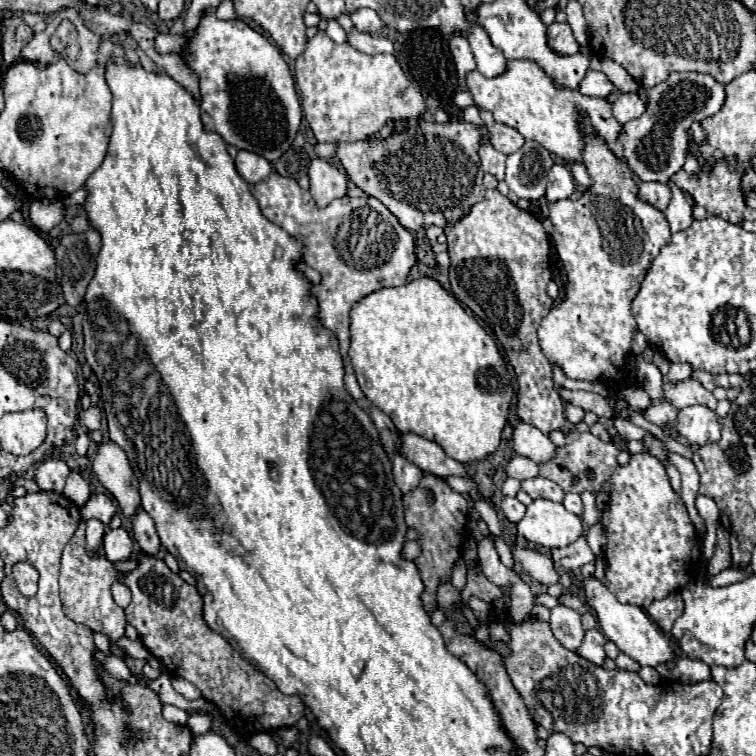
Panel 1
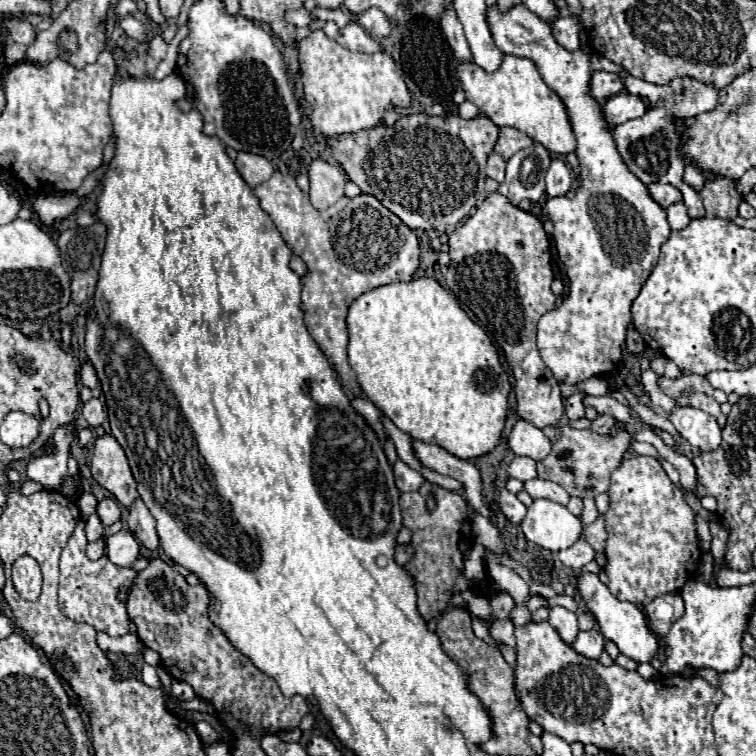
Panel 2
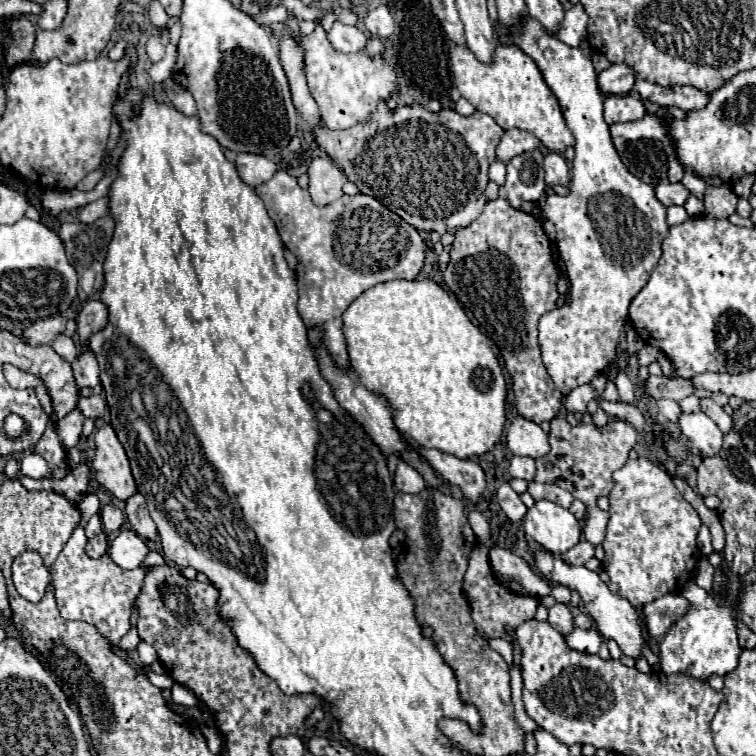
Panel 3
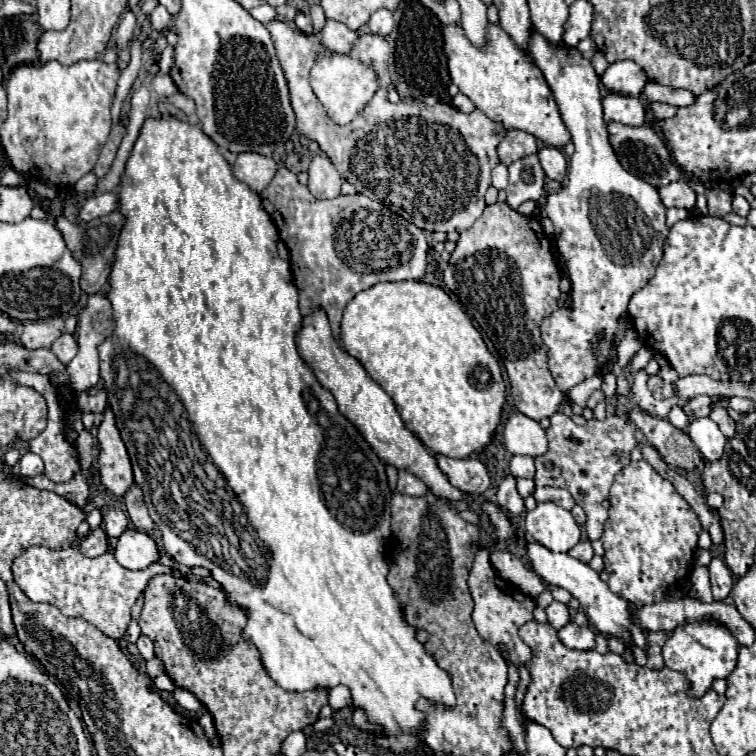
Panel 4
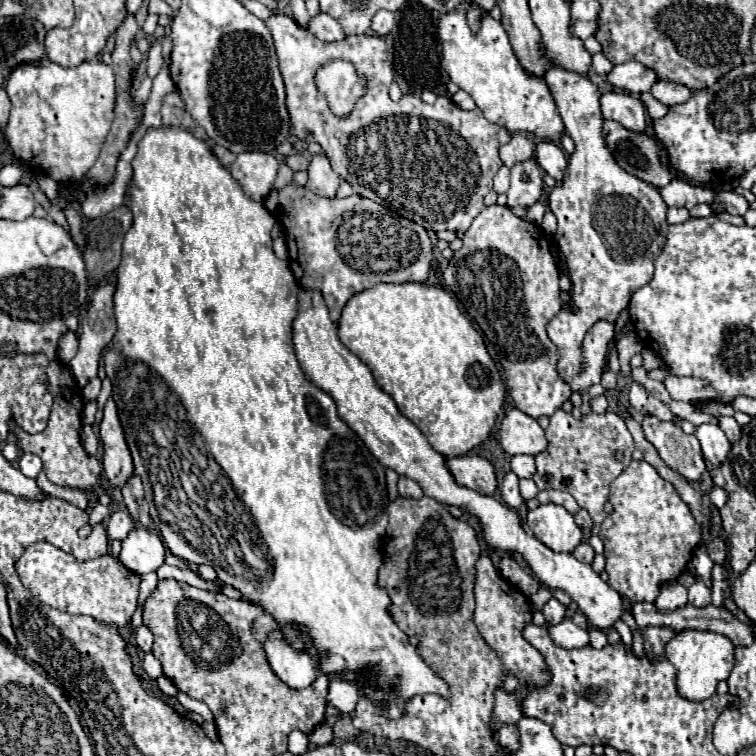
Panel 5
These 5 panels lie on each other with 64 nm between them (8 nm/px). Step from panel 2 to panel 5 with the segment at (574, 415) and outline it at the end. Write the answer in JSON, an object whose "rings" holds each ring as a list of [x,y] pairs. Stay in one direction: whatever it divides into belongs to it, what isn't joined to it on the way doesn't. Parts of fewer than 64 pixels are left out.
{"rings":[[[598,320],[582,342],[582,356],[584,356],[584,368],[580,374],[574,374],[572,378],[572,390],[586,392],[588,386],[600,382],[600,376],[604,372],[604,362],[610,350],[610,342],[614,338],[614,322]]]}

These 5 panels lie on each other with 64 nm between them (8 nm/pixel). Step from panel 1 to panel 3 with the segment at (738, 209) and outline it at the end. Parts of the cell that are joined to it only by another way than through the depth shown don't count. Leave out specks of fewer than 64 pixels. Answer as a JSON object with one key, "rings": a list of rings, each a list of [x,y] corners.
{"rings":[[[708,186],[704,194],[704,206],[706,216],[710,218],[728,218],[736,212],[736,200],[738,196],[726,186]]]}

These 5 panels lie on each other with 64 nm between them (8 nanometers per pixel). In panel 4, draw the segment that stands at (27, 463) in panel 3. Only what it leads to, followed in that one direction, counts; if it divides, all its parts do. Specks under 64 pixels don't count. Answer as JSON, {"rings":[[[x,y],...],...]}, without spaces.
{"rings":[[[26,452],[22,458],[20,458],[20,474],[26,476],[26,478],[32,478],[36,474],[42,474],[44,472],[44,466],[42,466],[42,458],[32,454],[32,452]]]}

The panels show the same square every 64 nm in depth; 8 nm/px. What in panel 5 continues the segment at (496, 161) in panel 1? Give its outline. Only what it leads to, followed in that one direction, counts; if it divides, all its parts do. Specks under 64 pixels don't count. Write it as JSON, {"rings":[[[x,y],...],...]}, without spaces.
{"rings":[[[502,166],[500,170],[498,170],[498,174],[494,176],[494,192],[496,194],[506,194],[508,192],[508,188],[510,188],[510,170],[506,168],[506,166]]]}

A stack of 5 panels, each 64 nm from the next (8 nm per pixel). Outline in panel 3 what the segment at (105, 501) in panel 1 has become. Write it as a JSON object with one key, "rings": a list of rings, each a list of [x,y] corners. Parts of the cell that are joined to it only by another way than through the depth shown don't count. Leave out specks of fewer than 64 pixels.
{"rings":[[[106,504],[102,506],[100,510],[100,518],[102,518],[102,524],[104,524],[104,530],[110,534],[114,530],[118,530],[122,524],[124,524],[124,514],[118,506],[114,504]]]}

